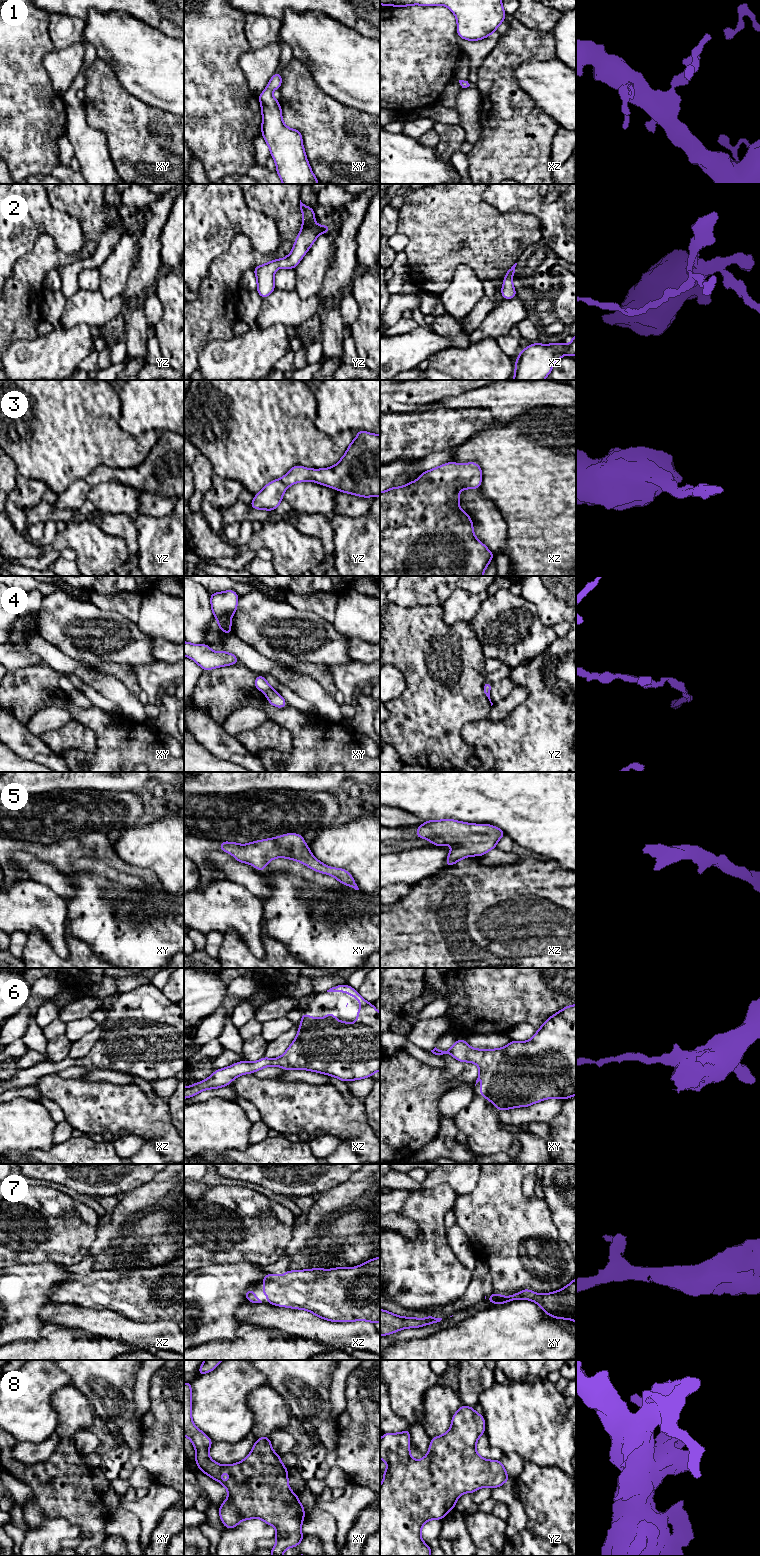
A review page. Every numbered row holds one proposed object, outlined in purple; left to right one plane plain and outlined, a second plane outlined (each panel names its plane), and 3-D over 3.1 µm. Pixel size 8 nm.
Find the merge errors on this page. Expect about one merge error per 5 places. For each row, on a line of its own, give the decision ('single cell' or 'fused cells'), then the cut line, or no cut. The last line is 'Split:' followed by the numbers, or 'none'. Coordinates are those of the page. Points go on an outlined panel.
1: single cell; no cut
2: single cell; no cut
3: single cell; no cut
4: single cell; no cut
5: single cell; no cut
6: single cell; no cut
7: single cell; no cut
8: single cell; no cut
Split: none

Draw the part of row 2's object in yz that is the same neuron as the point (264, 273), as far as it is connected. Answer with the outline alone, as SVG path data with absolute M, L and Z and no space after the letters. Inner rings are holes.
M300 200L300 210L303 214L301 231L296 237L291 253L282 259L272 260L266 264L253 268L257 278L257 292L262 299L266 298L275 290L274 274L278 268L295 269L304 255L313 245L321 233L327 234L329 225L317 225L315 223L314 208L303 204Z

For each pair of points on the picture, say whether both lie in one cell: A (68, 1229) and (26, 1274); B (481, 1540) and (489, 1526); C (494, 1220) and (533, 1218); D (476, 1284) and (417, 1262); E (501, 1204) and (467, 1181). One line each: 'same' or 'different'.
A: different
B: same
C: same
D: different
E: different

